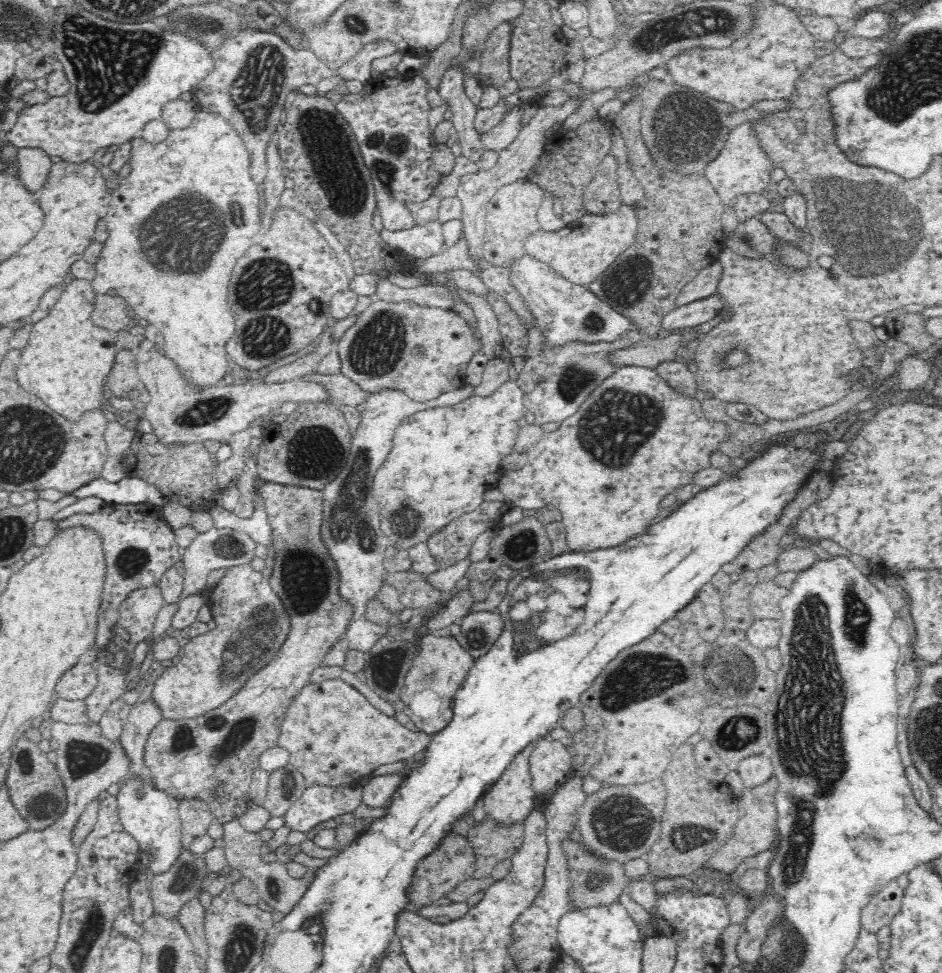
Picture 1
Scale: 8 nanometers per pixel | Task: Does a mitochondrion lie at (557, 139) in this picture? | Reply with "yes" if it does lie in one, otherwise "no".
no

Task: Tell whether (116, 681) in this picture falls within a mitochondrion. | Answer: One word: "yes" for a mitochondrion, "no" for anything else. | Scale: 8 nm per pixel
no

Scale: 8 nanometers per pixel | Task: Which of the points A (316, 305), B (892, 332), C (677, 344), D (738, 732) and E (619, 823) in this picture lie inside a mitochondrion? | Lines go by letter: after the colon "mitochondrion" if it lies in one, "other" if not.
A: mitochondrion
B: other
C: other
D: mitochondrion
E: mitochondrion

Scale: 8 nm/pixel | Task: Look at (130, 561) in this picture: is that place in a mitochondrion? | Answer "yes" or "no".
yes

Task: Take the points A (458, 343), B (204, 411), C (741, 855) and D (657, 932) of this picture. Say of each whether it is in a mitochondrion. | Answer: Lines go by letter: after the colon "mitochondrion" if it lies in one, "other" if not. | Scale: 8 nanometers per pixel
A: other
B: mitochondrion
C: other
D: other

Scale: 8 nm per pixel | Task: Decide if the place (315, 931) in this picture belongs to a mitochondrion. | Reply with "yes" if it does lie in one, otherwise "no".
yes

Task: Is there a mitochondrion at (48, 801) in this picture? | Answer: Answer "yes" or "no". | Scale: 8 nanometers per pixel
yes

